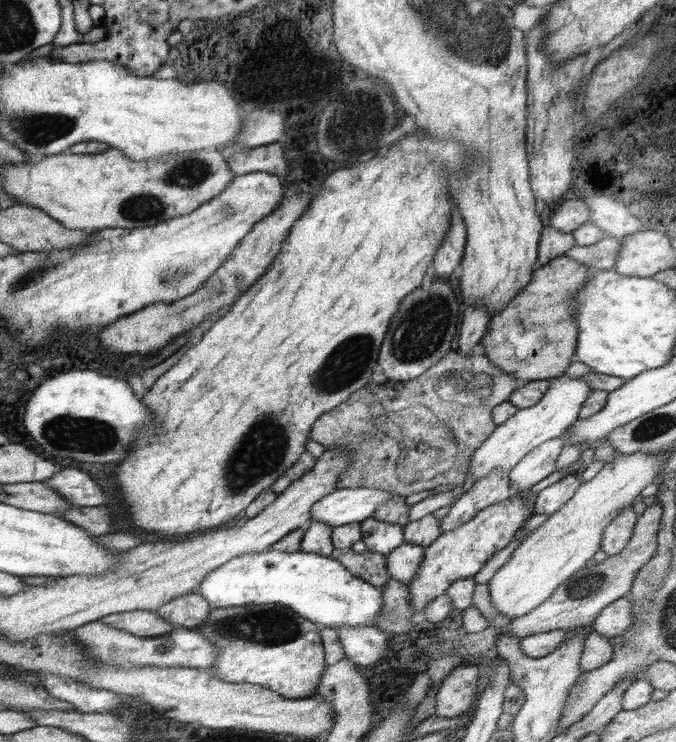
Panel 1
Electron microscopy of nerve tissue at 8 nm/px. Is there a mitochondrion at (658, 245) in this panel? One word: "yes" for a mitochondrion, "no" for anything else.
no

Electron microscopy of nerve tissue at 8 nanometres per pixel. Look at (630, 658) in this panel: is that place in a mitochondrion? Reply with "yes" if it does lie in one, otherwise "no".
no

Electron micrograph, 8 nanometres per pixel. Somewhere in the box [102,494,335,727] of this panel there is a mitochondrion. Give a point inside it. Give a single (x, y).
(270, 627)

